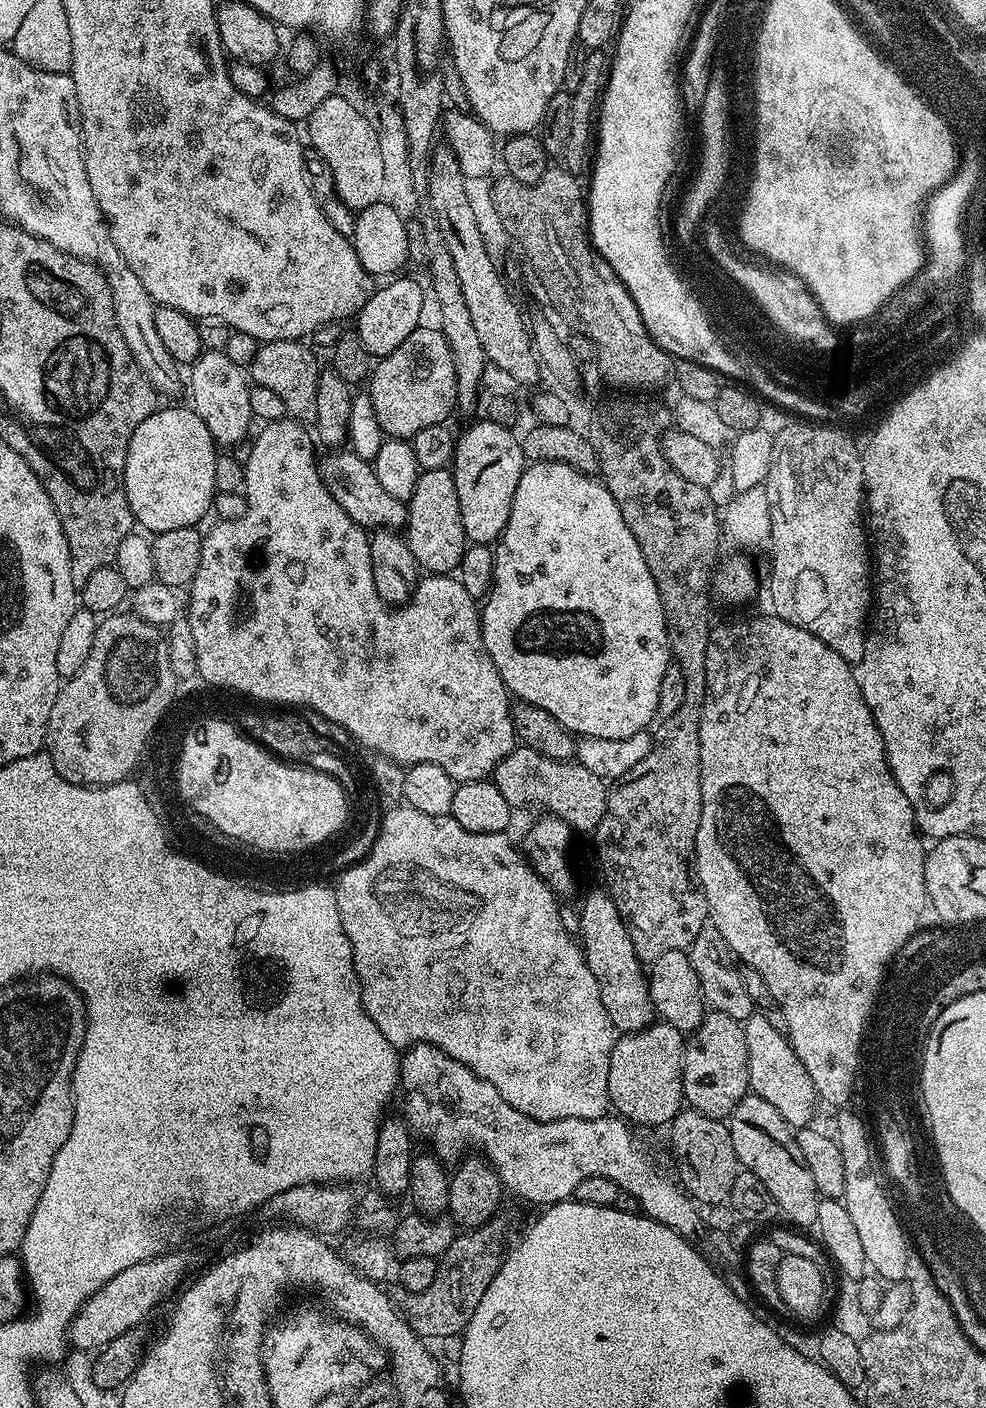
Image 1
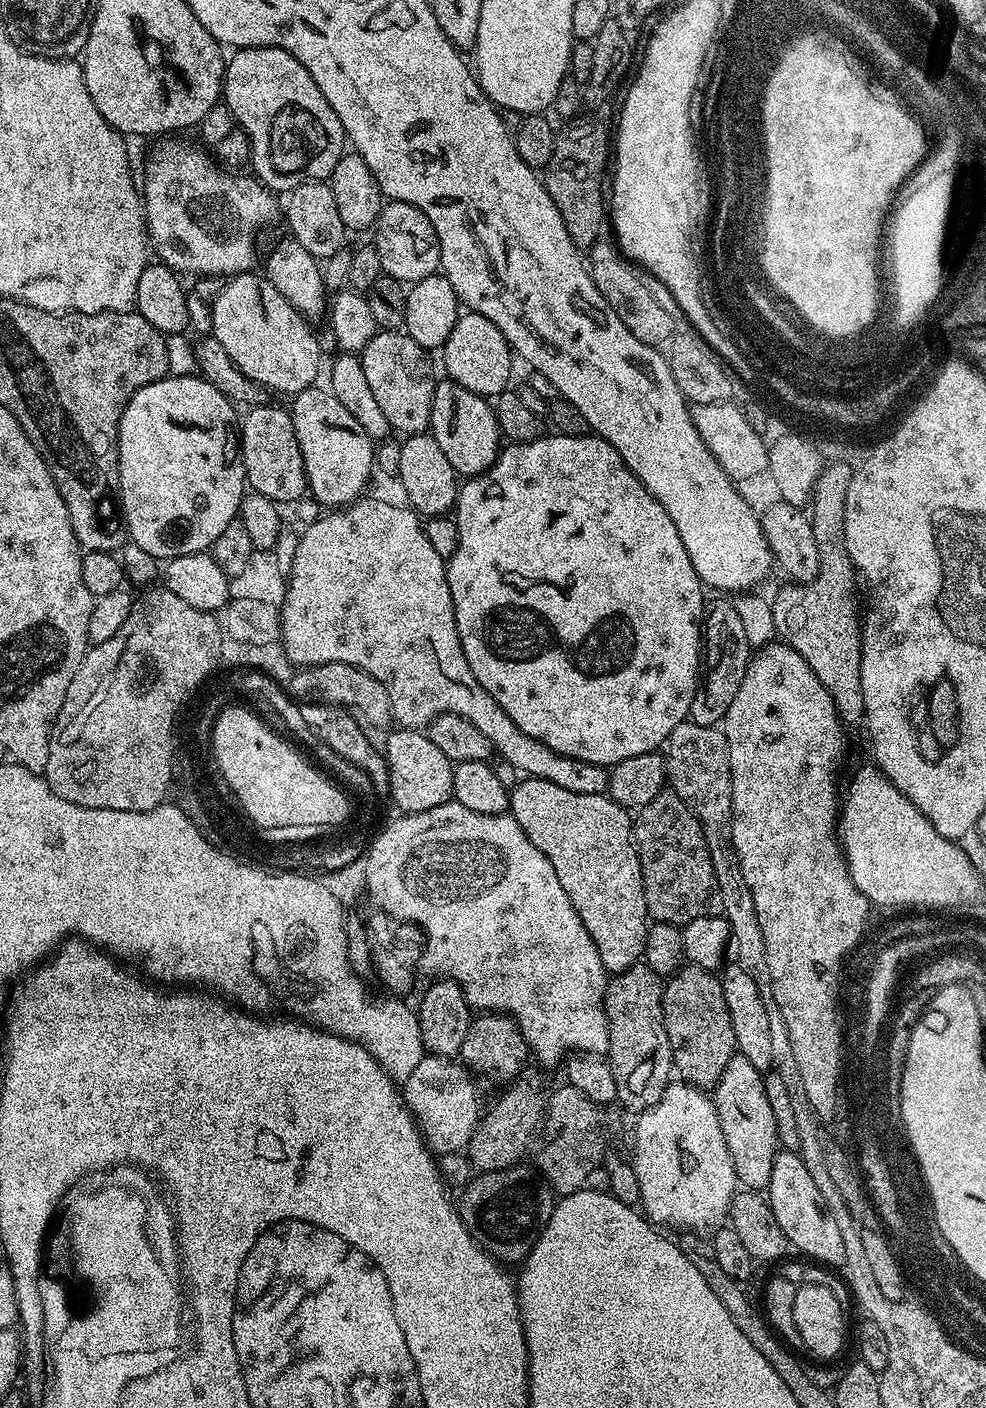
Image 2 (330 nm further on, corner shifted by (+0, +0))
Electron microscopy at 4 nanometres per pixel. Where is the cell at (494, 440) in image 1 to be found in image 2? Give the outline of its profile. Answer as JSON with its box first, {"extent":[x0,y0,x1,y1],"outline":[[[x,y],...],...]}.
{"extent":[430,378,502,478],"outline":[[[447,378],[441,379],[434,390],[430,434],[436,439],[438,446],[442,446],[442,454],[446,454],[450,466],[454,466],[456,473],[464,478],[480,476],[488,471],[488,467],[496,461],[502,447],[500,427],[492,413],[491,403],[485,397],[474,394]]]}

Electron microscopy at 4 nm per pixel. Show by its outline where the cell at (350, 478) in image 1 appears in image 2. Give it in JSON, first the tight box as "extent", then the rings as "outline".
{"extent":[239,402,308,506],"outline":[[[271,402],[258,404],[243,413],[242,423],[239,425],[240,456],[244,459],[244,478],[247,487],[258,494],[266,494],[266,498],[276,501],[281,506],[287,506],[291,500],[296,500],[300,495],[305,495],[308,479],[304,473],[302,454],[298,450],[298,438],[294,434],[292,413],[287,407],[275,408]]]}

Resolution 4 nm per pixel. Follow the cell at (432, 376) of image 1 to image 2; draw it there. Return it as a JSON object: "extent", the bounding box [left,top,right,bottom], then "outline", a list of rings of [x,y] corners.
{"extent":[444,311,512,398],"outline":[[[465,311],[456,319],[454,330],[450,330],[450,338],[444,343],[444,368],[447,379],[458,386],[470,390],[485,398],[495,398],[498,394],[509,391],[512,380],[512,347],[506,342],[502,330],[490,322],[490,318],[482,318],[482,314]]]}

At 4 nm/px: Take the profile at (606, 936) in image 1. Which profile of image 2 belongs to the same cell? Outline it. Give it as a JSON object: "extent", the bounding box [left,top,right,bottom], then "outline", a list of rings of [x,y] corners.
{"extent":[510,778,650,974],"outline":[[[524,778],[517,783],[515,788],[511,789],[510,815],[518,822],[518,826],[522,826],[526,838],[530,838],[530,842],[534,842],[534,846],[538,846],[538,850],[542,850],[542,854],[546,854],[546,858],[550,858],[550,866],[554,866],[554,874],[558,874],[558,882],[562,882],[562,890],[566,890],[566,898],[570,898],[574,910],[578,910],[578,918],[582,918],[582,926],[586,926],[586,934],[590,934],[590,938],[598,950],[598,958],[602,958],[604,971],[609,974],[625,972],[627,968],[637,964],[644,955],[644,943],[646,942],[650,917],[646,906],[644,883],[642,882],[640,855],[636,853],[634,820],[629,809],[619,805],[608,794],[574,794],[574,790],[562,790],[562,786],[558,786],[554,782]]]}

